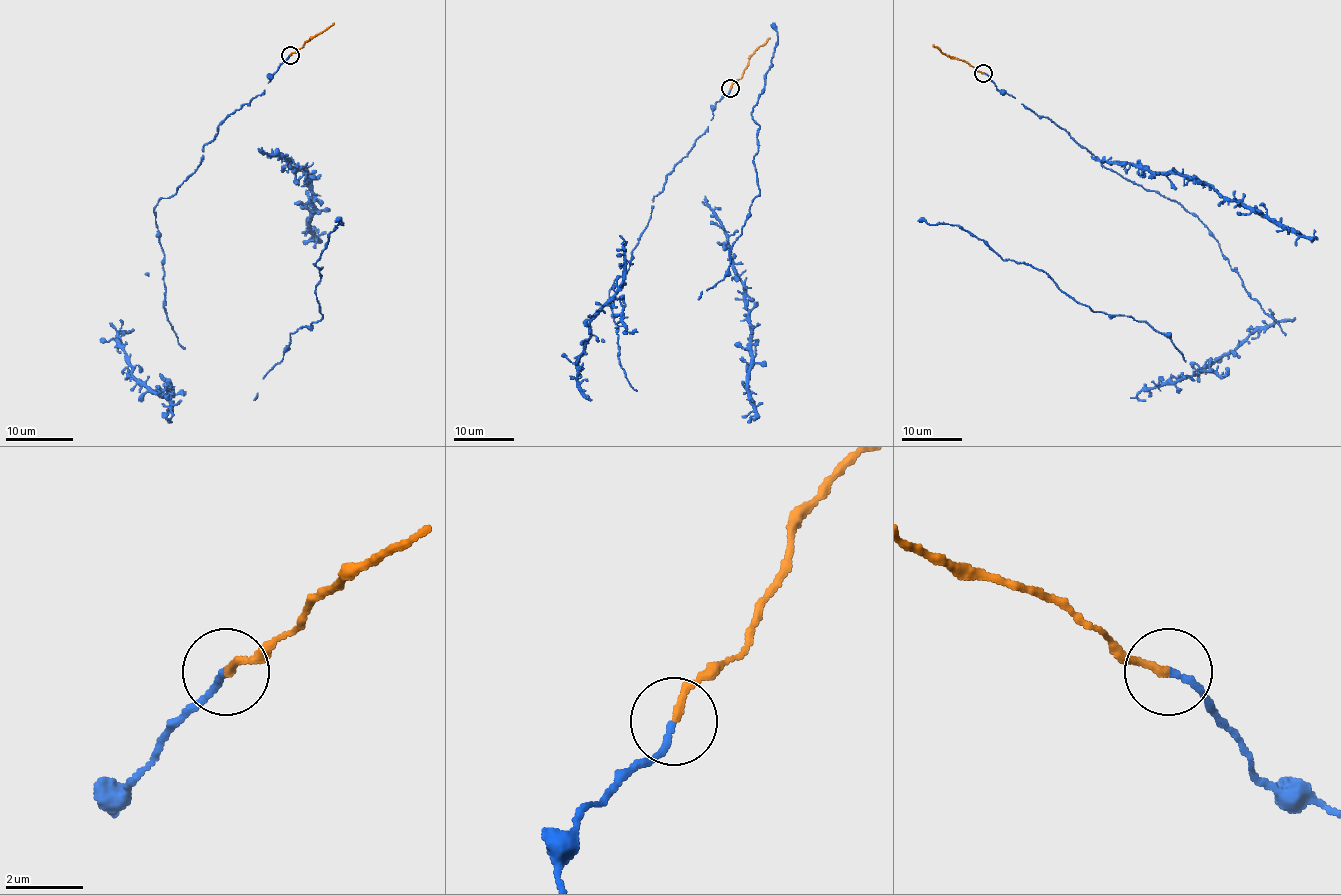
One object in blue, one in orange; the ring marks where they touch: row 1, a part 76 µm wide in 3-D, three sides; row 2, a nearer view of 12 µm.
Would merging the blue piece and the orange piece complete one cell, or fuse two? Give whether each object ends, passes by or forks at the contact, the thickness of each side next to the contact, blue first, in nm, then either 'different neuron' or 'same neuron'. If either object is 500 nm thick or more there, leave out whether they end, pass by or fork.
blue ends there; orange ends there; 170 nm thick on the blue side, 180 nm on the other; different neuron

